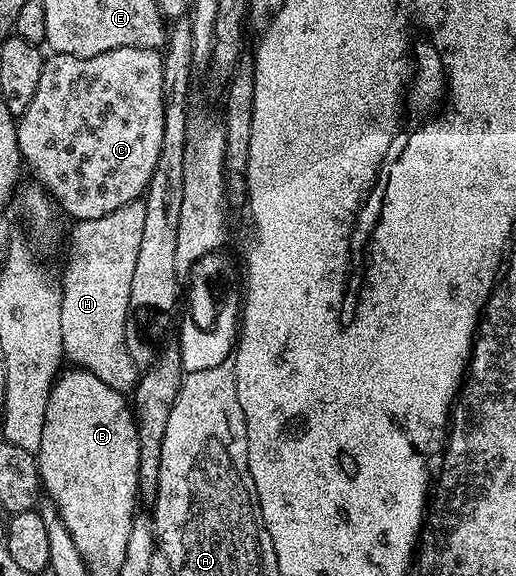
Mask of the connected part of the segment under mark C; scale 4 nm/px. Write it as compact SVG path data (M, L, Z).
M118 48L105 54L97 54L82 60L79 56L69 54L51 54L44 59L41 70L41 82L37 82L37 94L33 94L33 102L29 102L29 110L18 117L17 142L23 163L29 169L39 187L45 189L47 195L60 209L63 208L72 216L72 221L101 218L105 214L113 214L121 206L140 199L149 186L149 178L153 178L153 170L157 166L157 158L161 154L161 138L163 137L163 52L153 48Z

